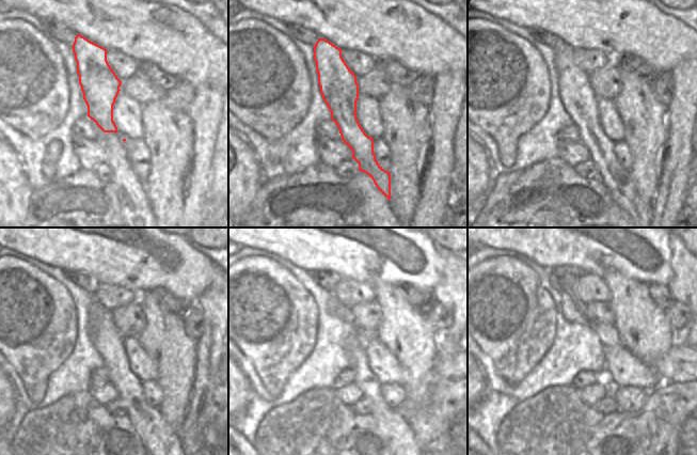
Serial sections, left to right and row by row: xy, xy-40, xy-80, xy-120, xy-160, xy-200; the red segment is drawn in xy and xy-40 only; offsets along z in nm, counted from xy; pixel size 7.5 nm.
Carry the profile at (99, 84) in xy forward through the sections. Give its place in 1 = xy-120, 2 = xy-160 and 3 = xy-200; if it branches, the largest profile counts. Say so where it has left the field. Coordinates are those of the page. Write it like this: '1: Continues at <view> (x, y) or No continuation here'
1: Continues at xy-120 (160, 440)
2: Continues at xy-160 (398, 434)
3: Continues at xy-200 (610, 388)

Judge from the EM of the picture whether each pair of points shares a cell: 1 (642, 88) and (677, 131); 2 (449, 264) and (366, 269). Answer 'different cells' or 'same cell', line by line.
1: different cells
2: different cells

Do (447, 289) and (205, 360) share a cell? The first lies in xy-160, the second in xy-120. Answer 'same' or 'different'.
same

